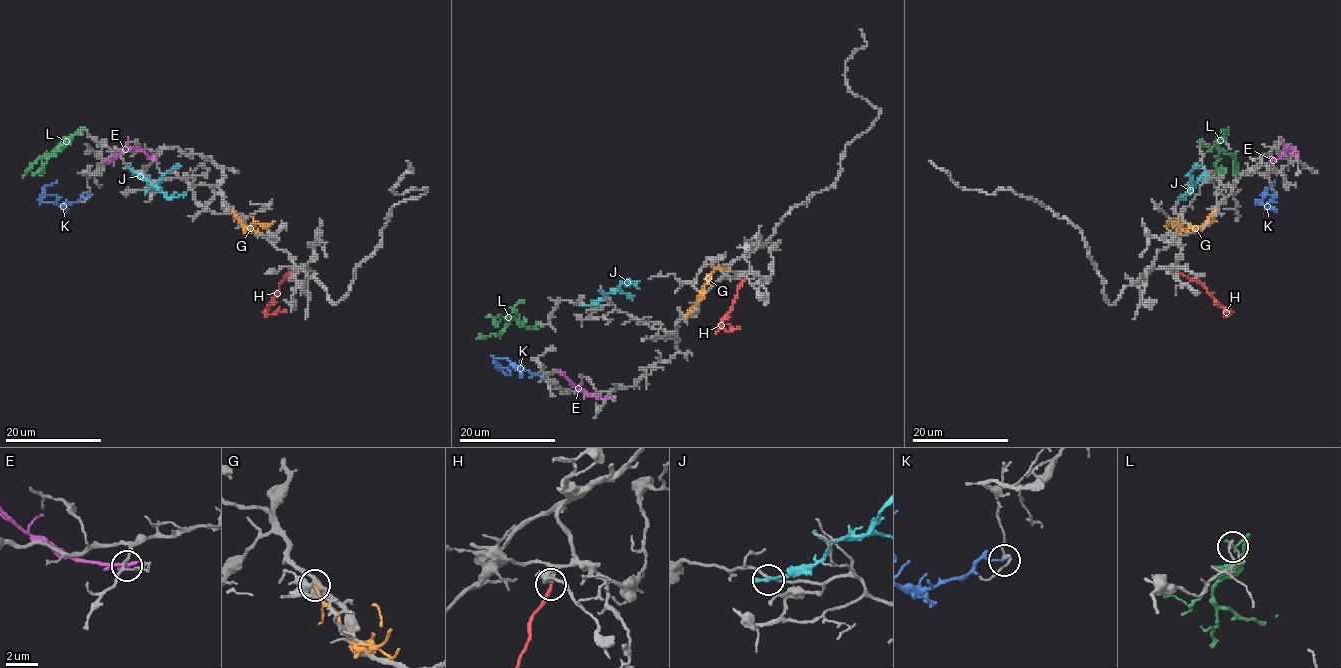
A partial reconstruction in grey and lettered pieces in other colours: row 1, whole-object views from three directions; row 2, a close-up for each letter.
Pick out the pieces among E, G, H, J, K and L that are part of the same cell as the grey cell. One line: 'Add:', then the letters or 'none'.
Add: H

